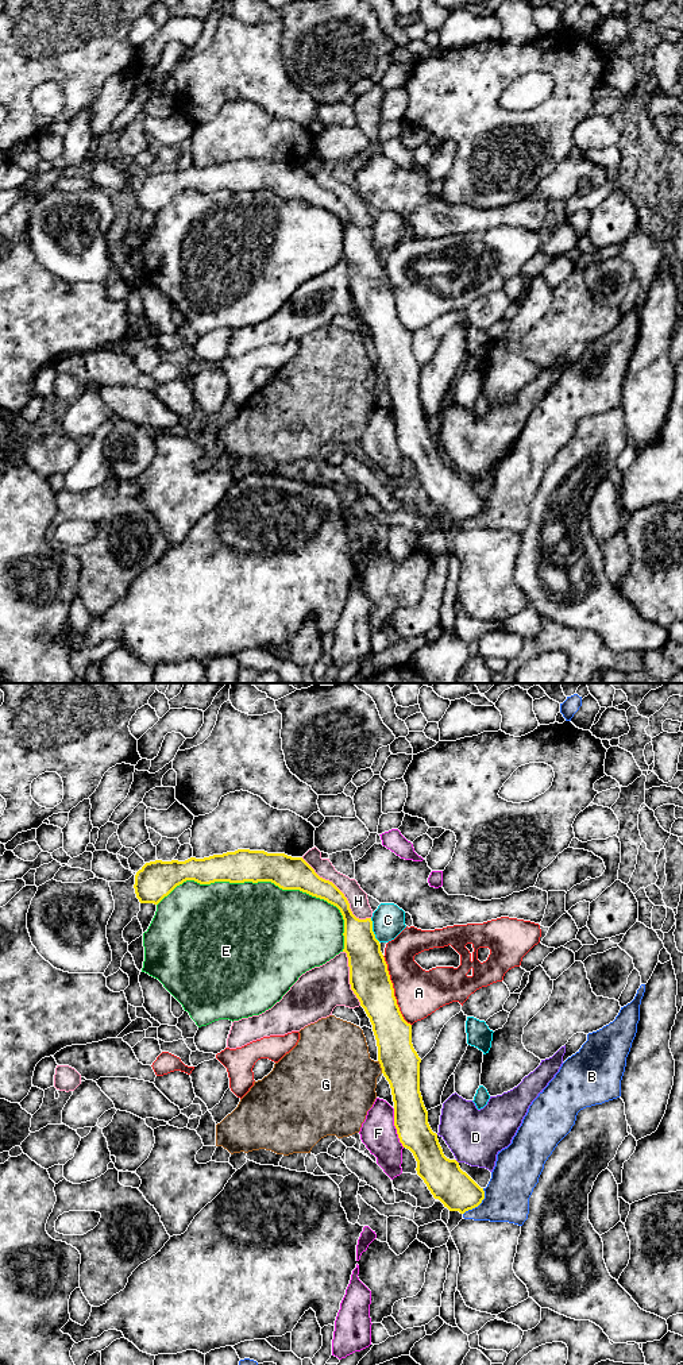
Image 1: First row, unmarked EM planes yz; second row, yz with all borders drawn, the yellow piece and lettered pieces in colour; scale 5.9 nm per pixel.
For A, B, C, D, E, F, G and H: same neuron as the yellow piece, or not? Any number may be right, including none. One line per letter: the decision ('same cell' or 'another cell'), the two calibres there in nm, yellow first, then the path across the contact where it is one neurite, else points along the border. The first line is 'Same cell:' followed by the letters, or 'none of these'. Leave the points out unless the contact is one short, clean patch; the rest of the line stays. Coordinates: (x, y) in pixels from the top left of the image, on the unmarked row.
Same cell: none of these
A: another cell; calibres 240 and 280 nm
B: another cell; calibres 220 and 280 nm
C: another cell; calibres 220 and 190 nm; border yz (370, 227), (373, 242), (379, 250)
D: another cell; calibres 220 and 320 nm
E: another cell; calibres 200 and 460 nm
F: another cell; calibres 200 and 220 nm
G: another cell; calibres 240 and 420 nm; border yz (378, 369), (382, 381)
H: another cell; calibres 160 and 120 nm

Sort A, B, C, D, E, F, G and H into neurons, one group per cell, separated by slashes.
A / B / C / D / E / F / G / H

